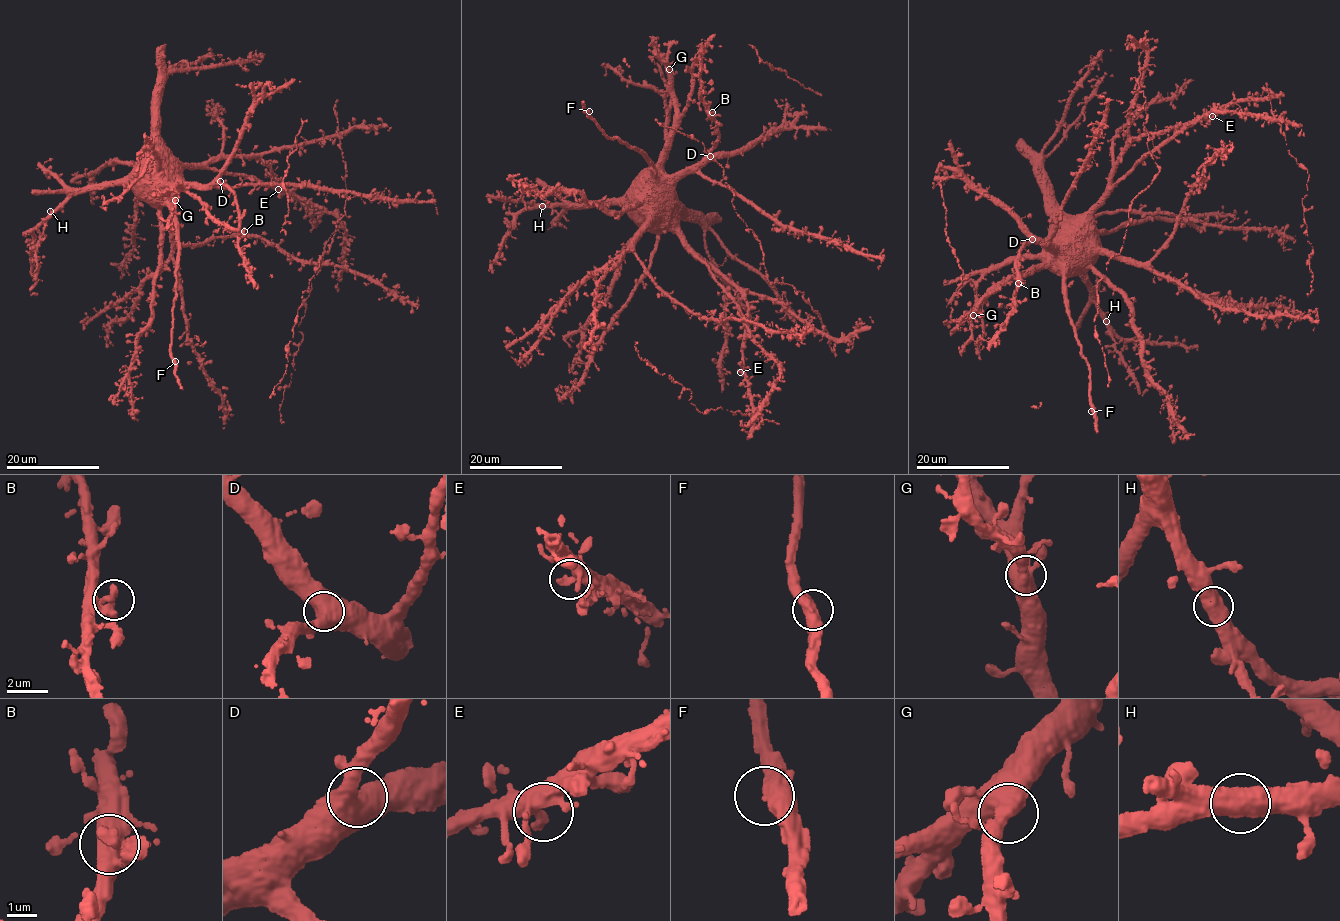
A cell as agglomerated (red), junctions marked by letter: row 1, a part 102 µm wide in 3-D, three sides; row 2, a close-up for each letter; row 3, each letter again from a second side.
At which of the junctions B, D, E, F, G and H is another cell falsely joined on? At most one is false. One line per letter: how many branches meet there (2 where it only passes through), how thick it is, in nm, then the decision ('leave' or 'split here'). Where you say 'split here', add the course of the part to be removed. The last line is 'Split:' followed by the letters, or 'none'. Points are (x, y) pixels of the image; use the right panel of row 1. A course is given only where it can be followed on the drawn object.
B: 2 branches meet; 360 nm thick; leave
D: 2 branches meet; 480 nm thick; leave
E: 2 branches meet; 380 nm thick; leave
F: 2 branches meet; 400 nm thick; leave
G: 2 branches meet; 400 nm thick; leave
H: 2 branches meet; 400 nm thick; leave
Split: none

